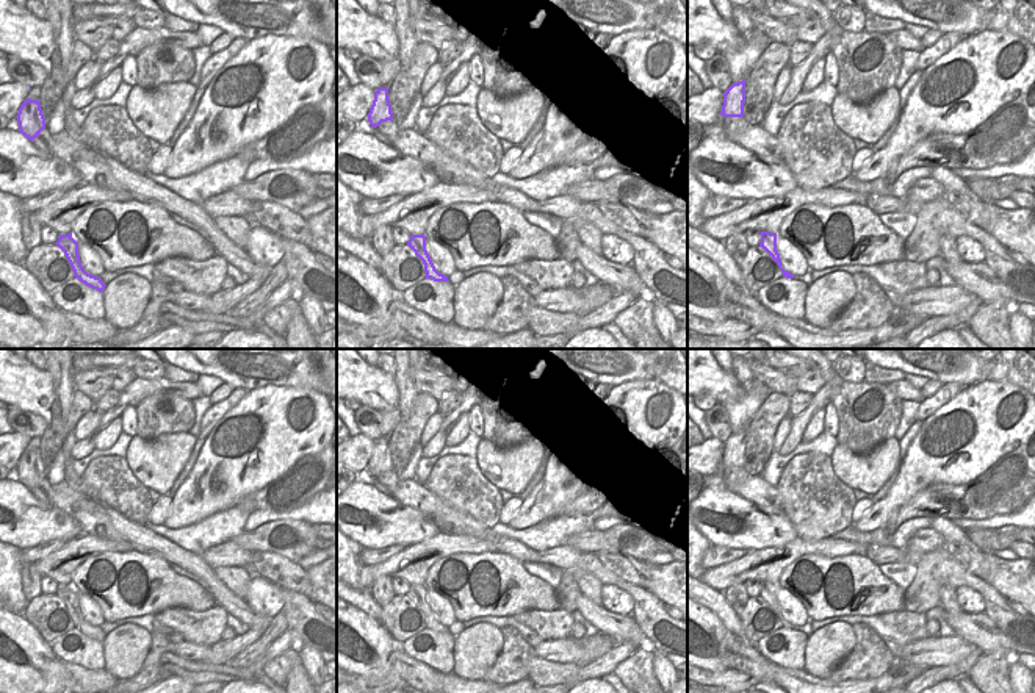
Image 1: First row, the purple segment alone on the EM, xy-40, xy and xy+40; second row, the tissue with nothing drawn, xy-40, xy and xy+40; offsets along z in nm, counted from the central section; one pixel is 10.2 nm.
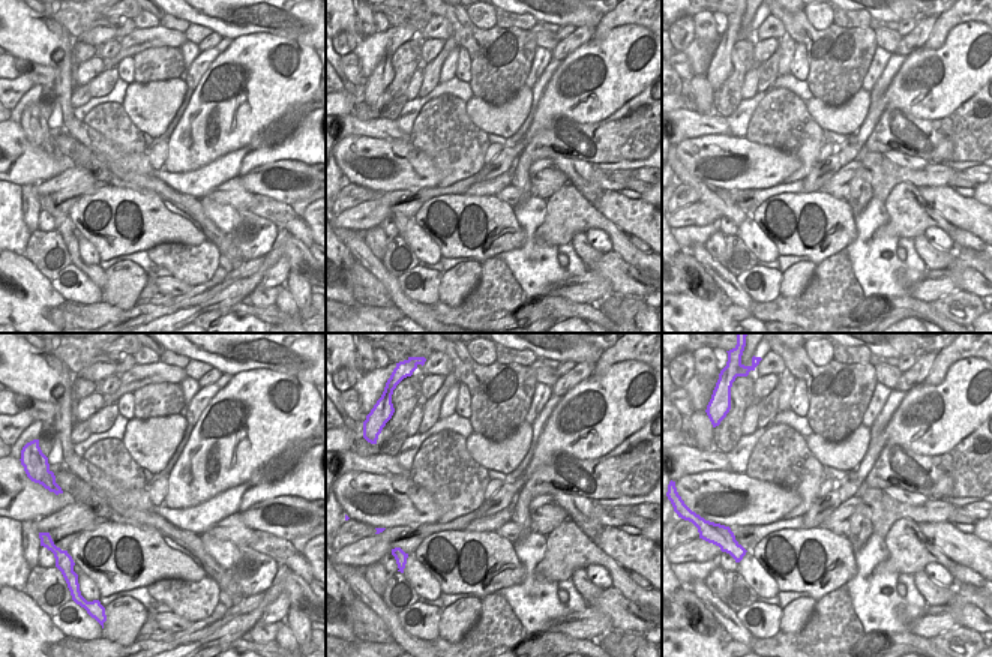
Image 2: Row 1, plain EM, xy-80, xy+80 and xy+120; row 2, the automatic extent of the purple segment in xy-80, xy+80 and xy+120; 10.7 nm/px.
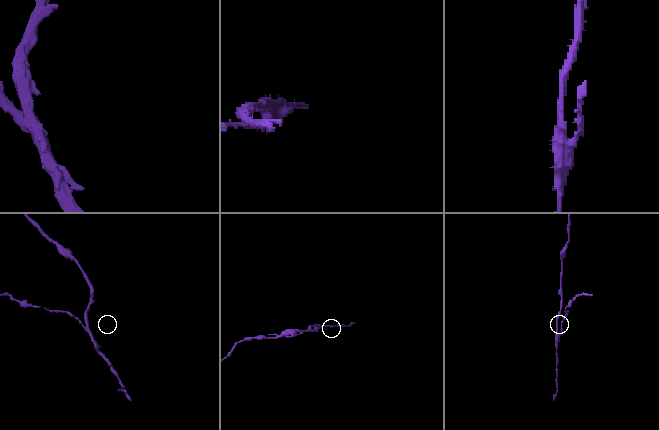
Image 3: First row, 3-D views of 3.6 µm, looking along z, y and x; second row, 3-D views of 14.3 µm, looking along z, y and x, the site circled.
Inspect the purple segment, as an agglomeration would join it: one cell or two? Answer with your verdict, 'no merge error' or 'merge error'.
merge error

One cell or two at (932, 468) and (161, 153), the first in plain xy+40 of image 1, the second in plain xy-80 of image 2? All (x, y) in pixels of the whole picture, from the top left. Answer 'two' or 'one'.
two

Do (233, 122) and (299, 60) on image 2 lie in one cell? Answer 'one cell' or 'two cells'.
one cell

